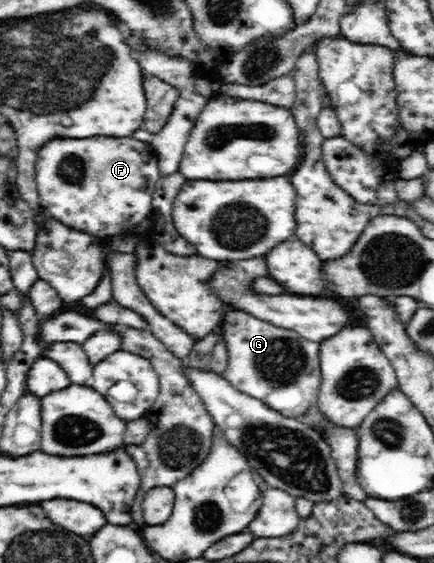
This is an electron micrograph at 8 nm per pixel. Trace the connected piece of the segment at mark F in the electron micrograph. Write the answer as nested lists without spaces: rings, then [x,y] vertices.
[[[134,137],[62,138],[58,142],[42,146],[36,164],[36,186],[40,195],[40,206],[48,215],[73,230],[90,232],[90,235],[104,239],[104,236],[110,238],[112,234],[134,230],[138,223],[153,217],[153,194],[161,178],[161,170],[148,143],[138,142]]]

